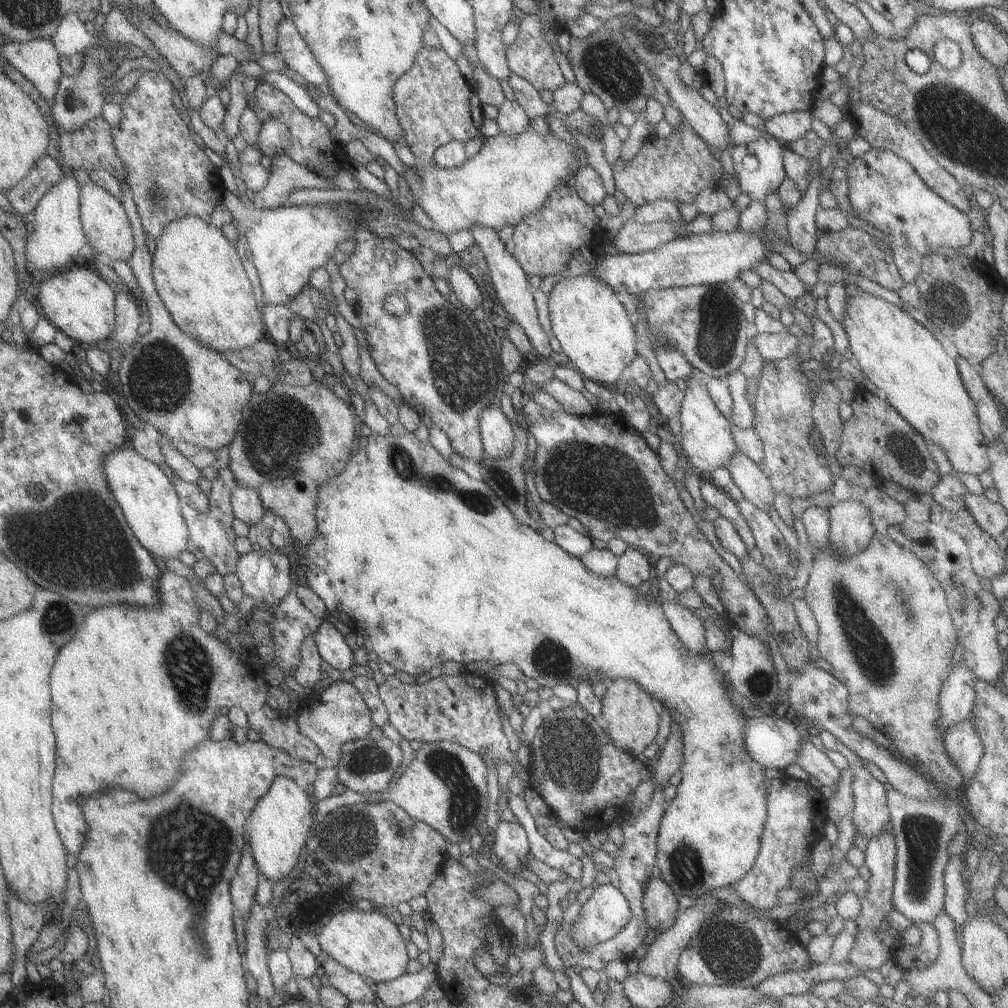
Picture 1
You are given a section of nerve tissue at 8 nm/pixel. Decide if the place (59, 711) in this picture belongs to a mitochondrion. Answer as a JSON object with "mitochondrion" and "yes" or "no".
{"mitochondrion":"no"}

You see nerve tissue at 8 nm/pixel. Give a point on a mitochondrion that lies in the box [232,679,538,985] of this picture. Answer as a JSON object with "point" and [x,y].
{"point":[348,836]}

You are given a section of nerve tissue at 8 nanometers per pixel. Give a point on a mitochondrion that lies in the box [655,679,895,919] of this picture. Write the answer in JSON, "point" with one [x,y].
{"point":[686,866]}

